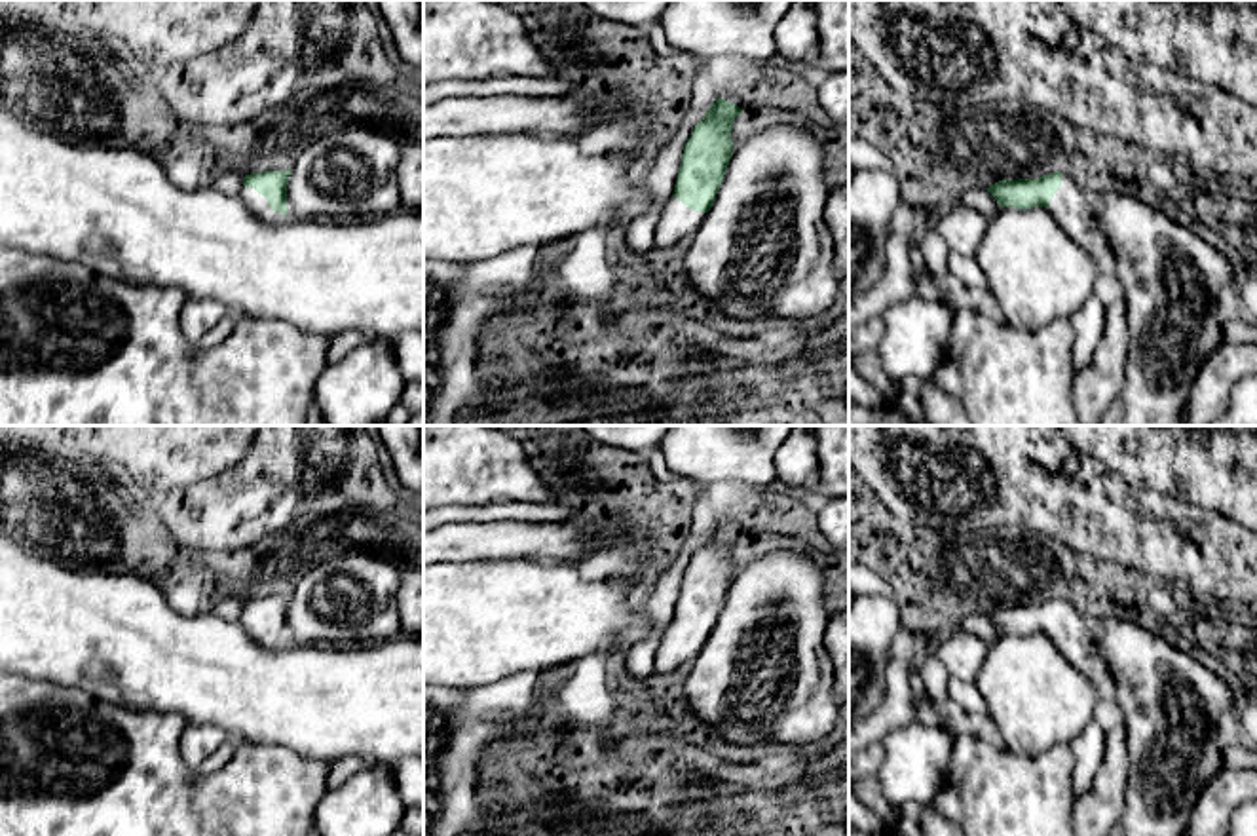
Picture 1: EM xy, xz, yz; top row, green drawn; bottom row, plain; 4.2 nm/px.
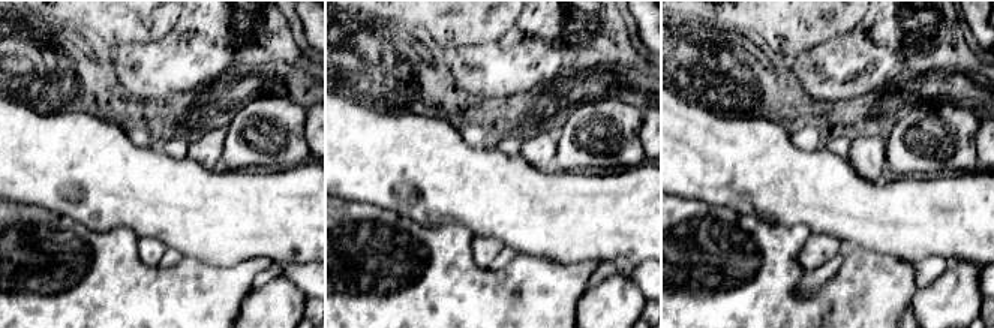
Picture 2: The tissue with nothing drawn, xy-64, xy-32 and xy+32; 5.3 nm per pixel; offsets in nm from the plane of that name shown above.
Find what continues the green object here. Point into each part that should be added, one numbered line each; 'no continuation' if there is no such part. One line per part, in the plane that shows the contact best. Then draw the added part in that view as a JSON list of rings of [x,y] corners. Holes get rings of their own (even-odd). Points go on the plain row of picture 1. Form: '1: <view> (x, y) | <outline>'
1: xy (251, 624) | [[[243,612],[239,616],[239,623],[243,625],[243,629],[260,644],[268,646],[268,648],[281,648],[285,644],[283,638],[275,638],[270,635],[268,625],[258,619],[254,614],[247,614]]]

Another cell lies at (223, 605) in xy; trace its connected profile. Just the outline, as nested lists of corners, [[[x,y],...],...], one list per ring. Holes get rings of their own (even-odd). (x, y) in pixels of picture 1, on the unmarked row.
[[[222,591],[211,598],[207,608],[220,619],[239,621],[239,616],[243,614],[243,604],[245,600],[241,600],[239,597],[232,597]]]

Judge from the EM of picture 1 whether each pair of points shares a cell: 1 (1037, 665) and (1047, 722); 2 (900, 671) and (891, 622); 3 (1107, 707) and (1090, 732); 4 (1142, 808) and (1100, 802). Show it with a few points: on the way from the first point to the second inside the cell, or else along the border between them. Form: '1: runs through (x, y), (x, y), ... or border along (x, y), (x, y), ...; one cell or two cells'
1: runs through (1037, 679), (1037, 696), (1047, 709); one cell
2: border along (902, 626), (889, 650), (883, 681); two cells
3: border along (1092, 719), (1104, 740), (1104, 759), (1096, 768); two cells
4: border along (1130, 762), (1125, 810), (1119, 816); two cells

